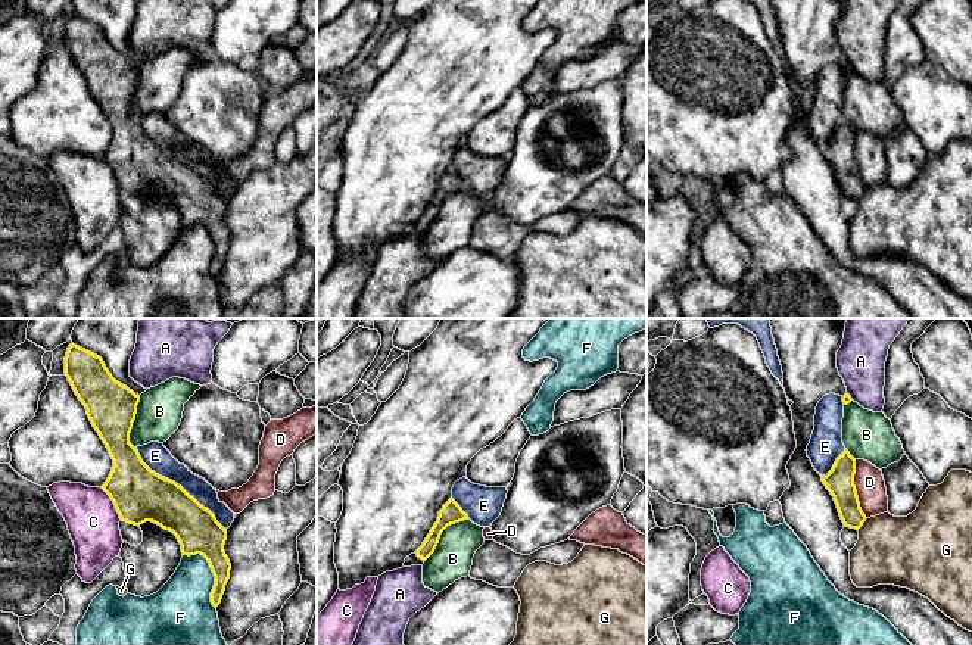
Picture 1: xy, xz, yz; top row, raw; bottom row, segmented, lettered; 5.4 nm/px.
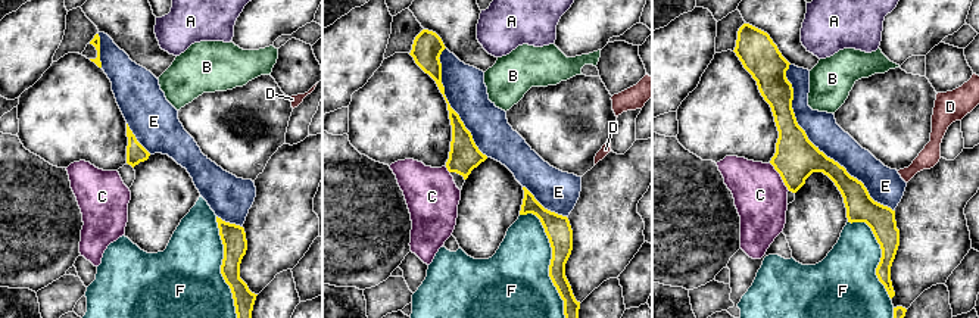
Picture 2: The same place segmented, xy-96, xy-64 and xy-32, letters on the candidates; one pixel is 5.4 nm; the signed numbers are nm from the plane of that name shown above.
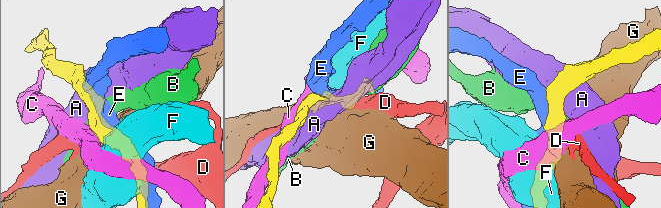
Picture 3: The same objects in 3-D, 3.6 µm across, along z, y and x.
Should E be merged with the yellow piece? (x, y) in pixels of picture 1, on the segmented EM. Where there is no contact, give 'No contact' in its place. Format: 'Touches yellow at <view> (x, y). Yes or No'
Touches yellow at xy (177, 485). Yes

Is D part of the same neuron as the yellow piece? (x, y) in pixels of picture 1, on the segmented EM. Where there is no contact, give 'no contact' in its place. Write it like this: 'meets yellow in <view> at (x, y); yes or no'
meets yellow in yz at (854, 489); no

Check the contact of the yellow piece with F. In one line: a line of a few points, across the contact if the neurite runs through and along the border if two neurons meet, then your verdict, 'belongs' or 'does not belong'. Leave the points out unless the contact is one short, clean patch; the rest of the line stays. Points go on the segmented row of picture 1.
does not belong

